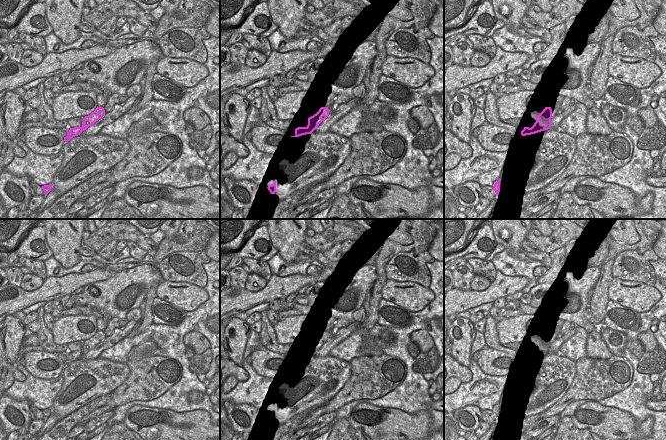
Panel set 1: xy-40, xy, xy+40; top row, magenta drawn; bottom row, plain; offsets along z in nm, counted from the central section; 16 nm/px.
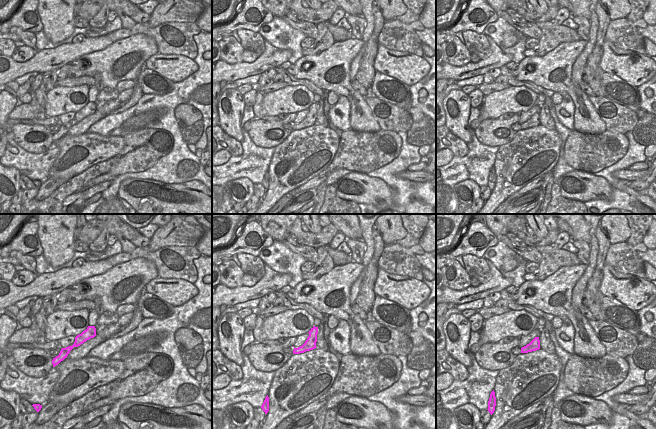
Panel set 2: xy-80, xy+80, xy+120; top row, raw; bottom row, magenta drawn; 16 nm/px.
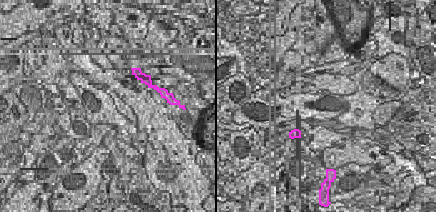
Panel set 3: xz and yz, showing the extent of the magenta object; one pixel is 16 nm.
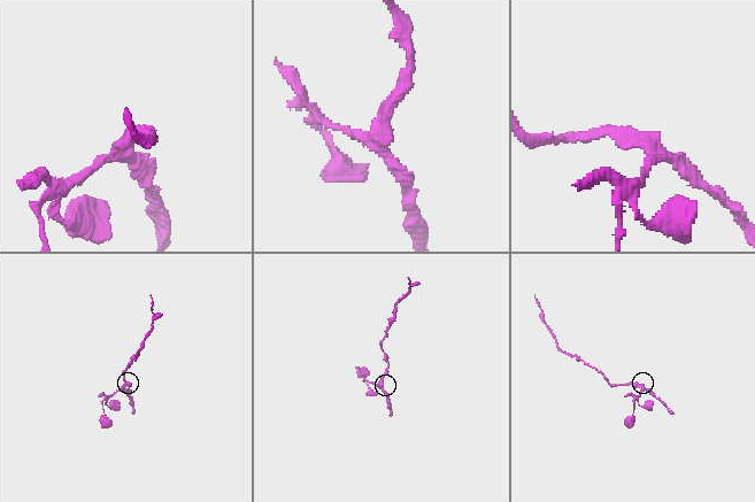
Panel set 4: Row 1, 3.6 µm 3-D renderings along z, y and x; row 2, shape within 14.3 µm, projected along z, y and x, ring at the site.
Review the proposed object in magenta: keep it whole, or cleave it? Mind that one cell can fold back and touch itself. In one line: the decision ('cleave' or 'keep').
cleave

